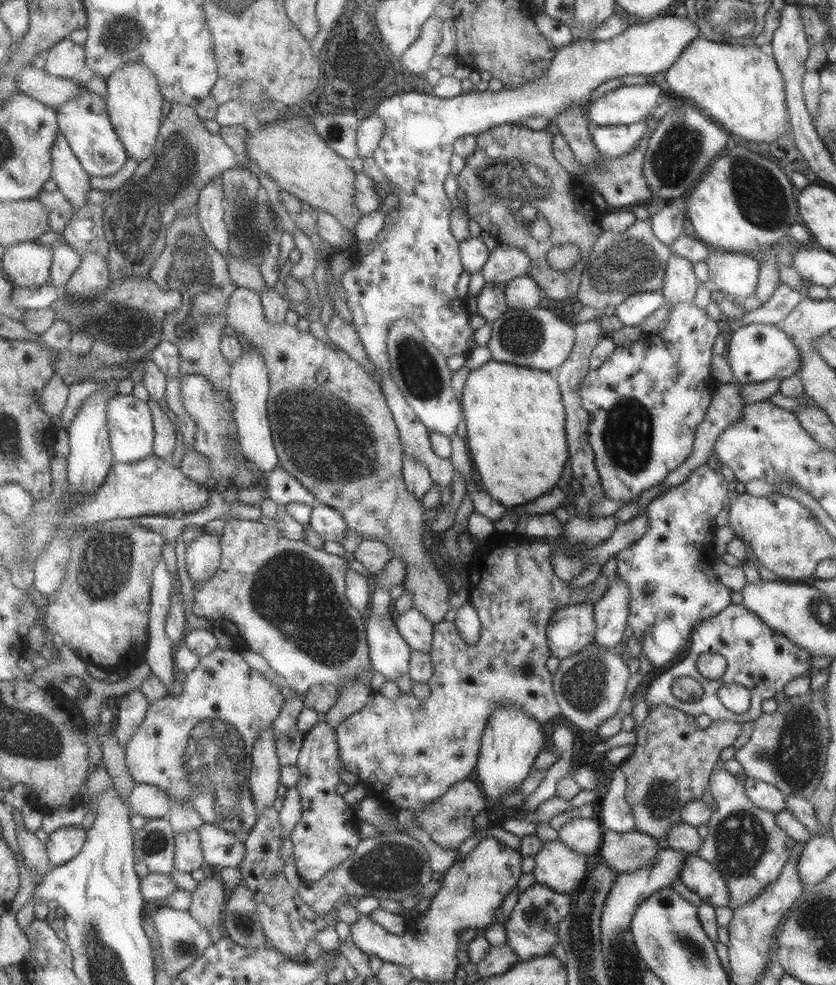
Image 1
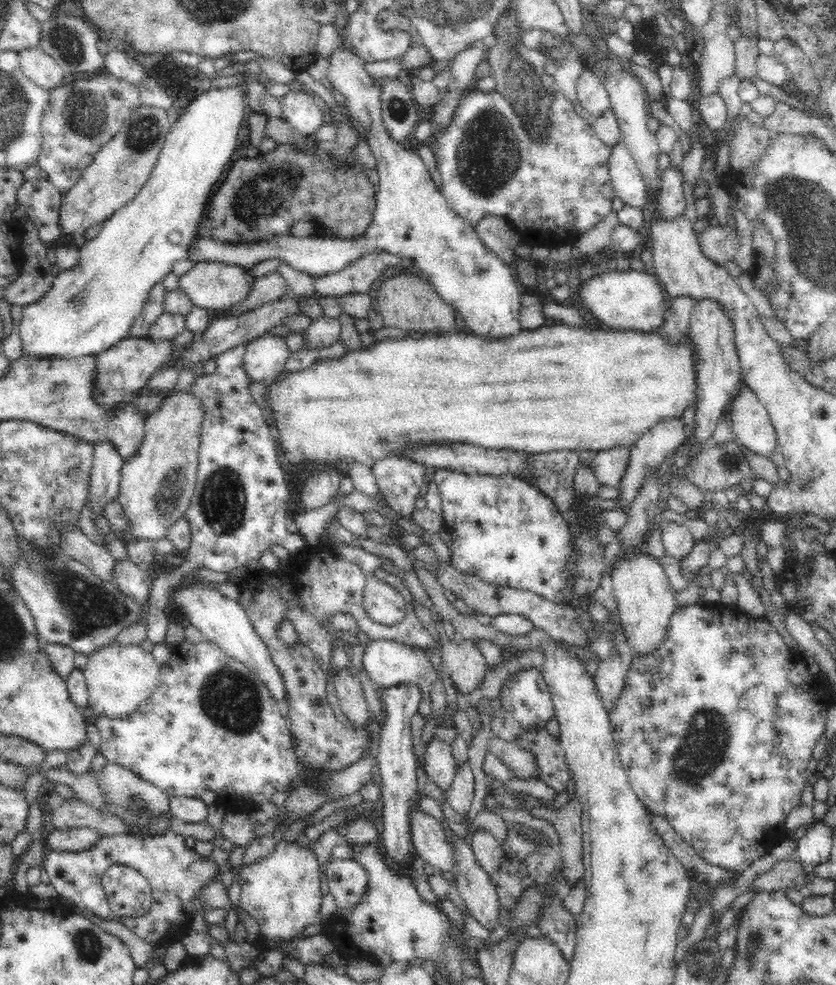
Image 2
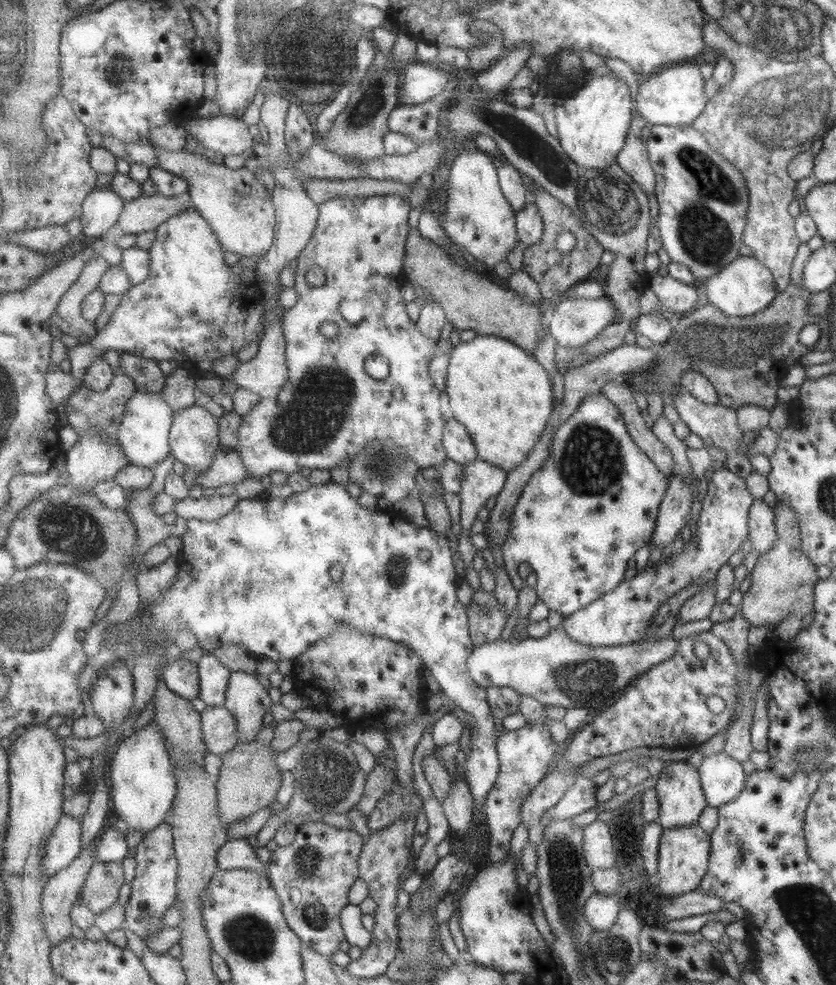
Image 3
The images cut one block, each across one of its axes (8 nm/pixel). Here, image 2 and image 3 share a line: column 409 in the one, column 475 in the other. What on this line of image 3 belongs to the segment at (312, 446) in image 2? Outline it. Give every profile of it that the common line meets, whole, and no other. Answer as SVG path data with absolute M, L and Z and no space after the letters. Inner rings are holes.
M478 334L473 341L465 343L461 342L454 348L448 367L448 388L446 392L451 398L450 403L455 418L460 420L460 422L469 429L472 437L475 439L476 446L479 448L479 458L486 460L486 462L490 462L499 468L505 469L510 473L517 470L531 458L532 452L536 449L536 445L538 445L538 440L544 436L544 430L548 428L550 418L554 417L556 409L558 408L557 399L554 398L554 379L553 376L548 373L548 369L537 359L535 354L530 353L528 349L524 349L524 347L518 345L518 343L502 337L502 335L484 336Z

